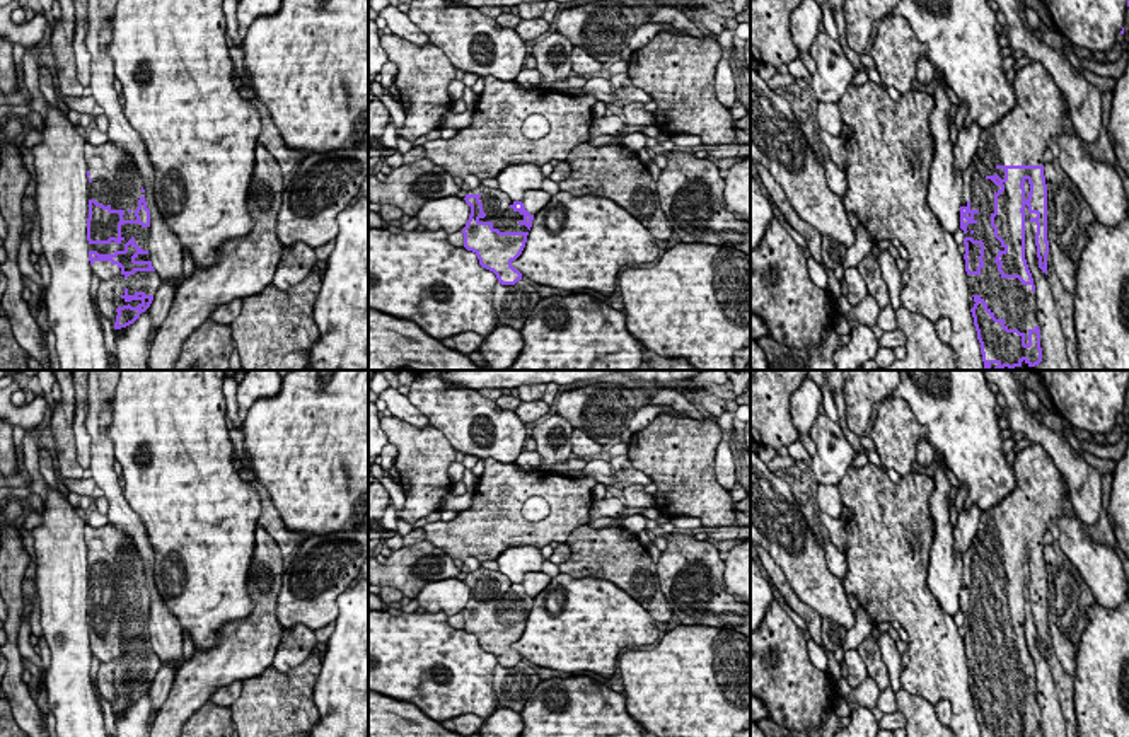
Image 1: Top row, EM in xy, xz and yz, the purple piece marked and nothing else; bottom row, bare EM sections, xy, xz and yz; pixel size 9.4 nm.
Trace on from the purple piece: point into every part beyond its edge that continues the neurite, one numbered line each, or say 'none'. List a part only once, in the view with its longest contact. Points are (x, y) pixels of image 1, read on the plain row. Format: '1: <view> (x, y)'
1: xy (128, 613)

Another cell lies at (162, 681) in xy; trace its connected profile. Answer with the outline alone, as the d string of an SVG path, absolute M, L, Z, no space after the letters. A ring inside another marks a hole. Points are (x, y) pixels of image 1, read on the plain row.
M171 662L160 664L159 672L153 677L153 682L150 686L150 698L152 698L152 717L150 722L153 723L157 718L159 710L165 703L169 691L172 688L174 677L176 677L176 667Z

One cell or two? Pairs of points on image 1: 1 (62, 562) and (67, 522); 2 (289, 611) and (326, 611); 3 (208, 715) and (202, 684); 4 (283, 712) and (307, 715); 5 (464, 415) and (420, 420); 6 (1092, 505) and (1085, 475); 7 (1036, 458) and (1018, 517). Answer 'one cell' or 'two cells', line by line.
1: one cell
2: one cell
3: two cells
4: one cell
5: two cells
6: one cell
7: one cell

